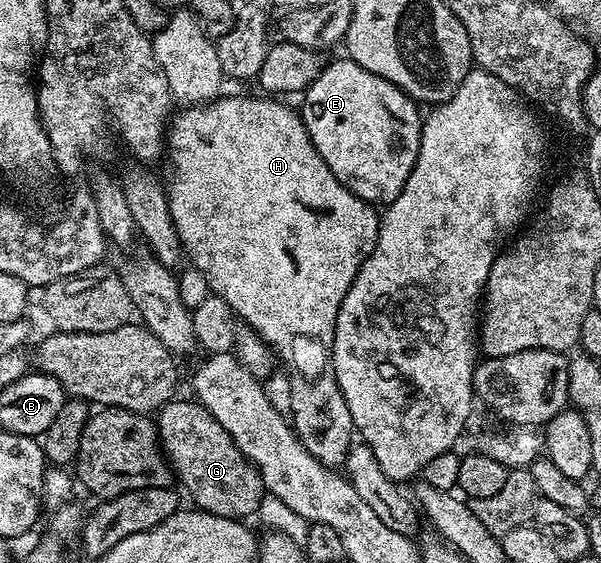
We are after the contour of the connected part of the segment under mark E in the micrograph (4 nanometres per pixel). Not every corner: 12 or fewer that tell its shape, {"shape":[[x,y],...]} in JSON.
{"shape":[[348,57],[301,100],[319,157],[365,203],[393,203],[423,115]]}

